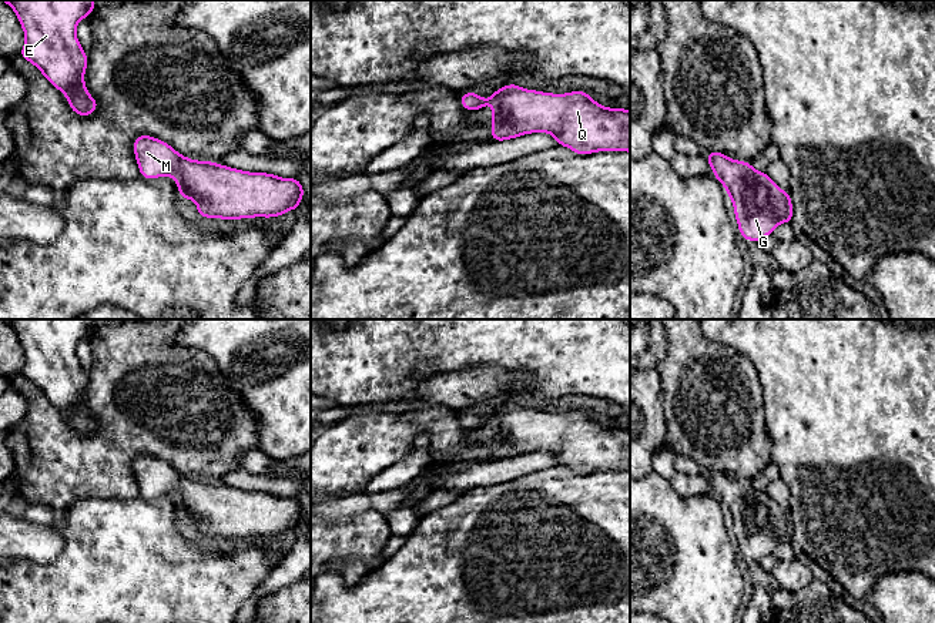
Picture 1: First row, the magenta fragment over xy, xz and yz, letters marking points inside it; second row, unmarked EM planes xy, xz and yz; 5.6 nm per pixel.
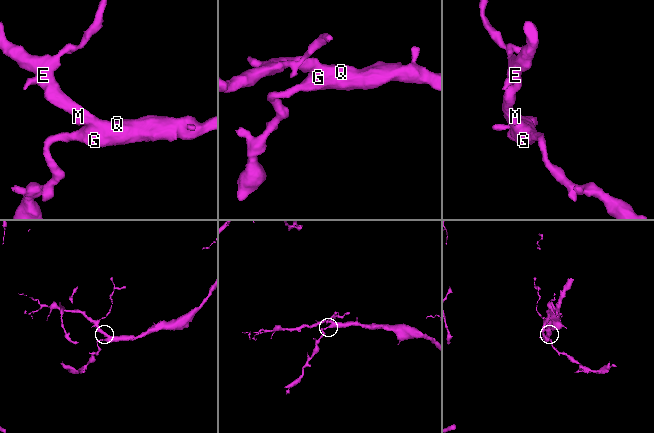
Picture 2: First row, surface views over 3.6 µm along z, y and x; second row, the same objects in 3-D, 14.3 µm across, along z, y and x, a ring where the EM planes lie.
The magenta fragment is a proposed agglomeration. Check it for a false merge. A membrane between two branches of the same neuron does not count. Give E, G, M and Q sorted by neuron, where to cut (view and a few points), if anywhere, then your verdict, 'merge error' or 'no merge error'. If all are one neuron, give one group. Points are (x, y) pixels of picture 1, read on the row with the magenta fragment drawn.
E G M Q; no cut; no merge error

